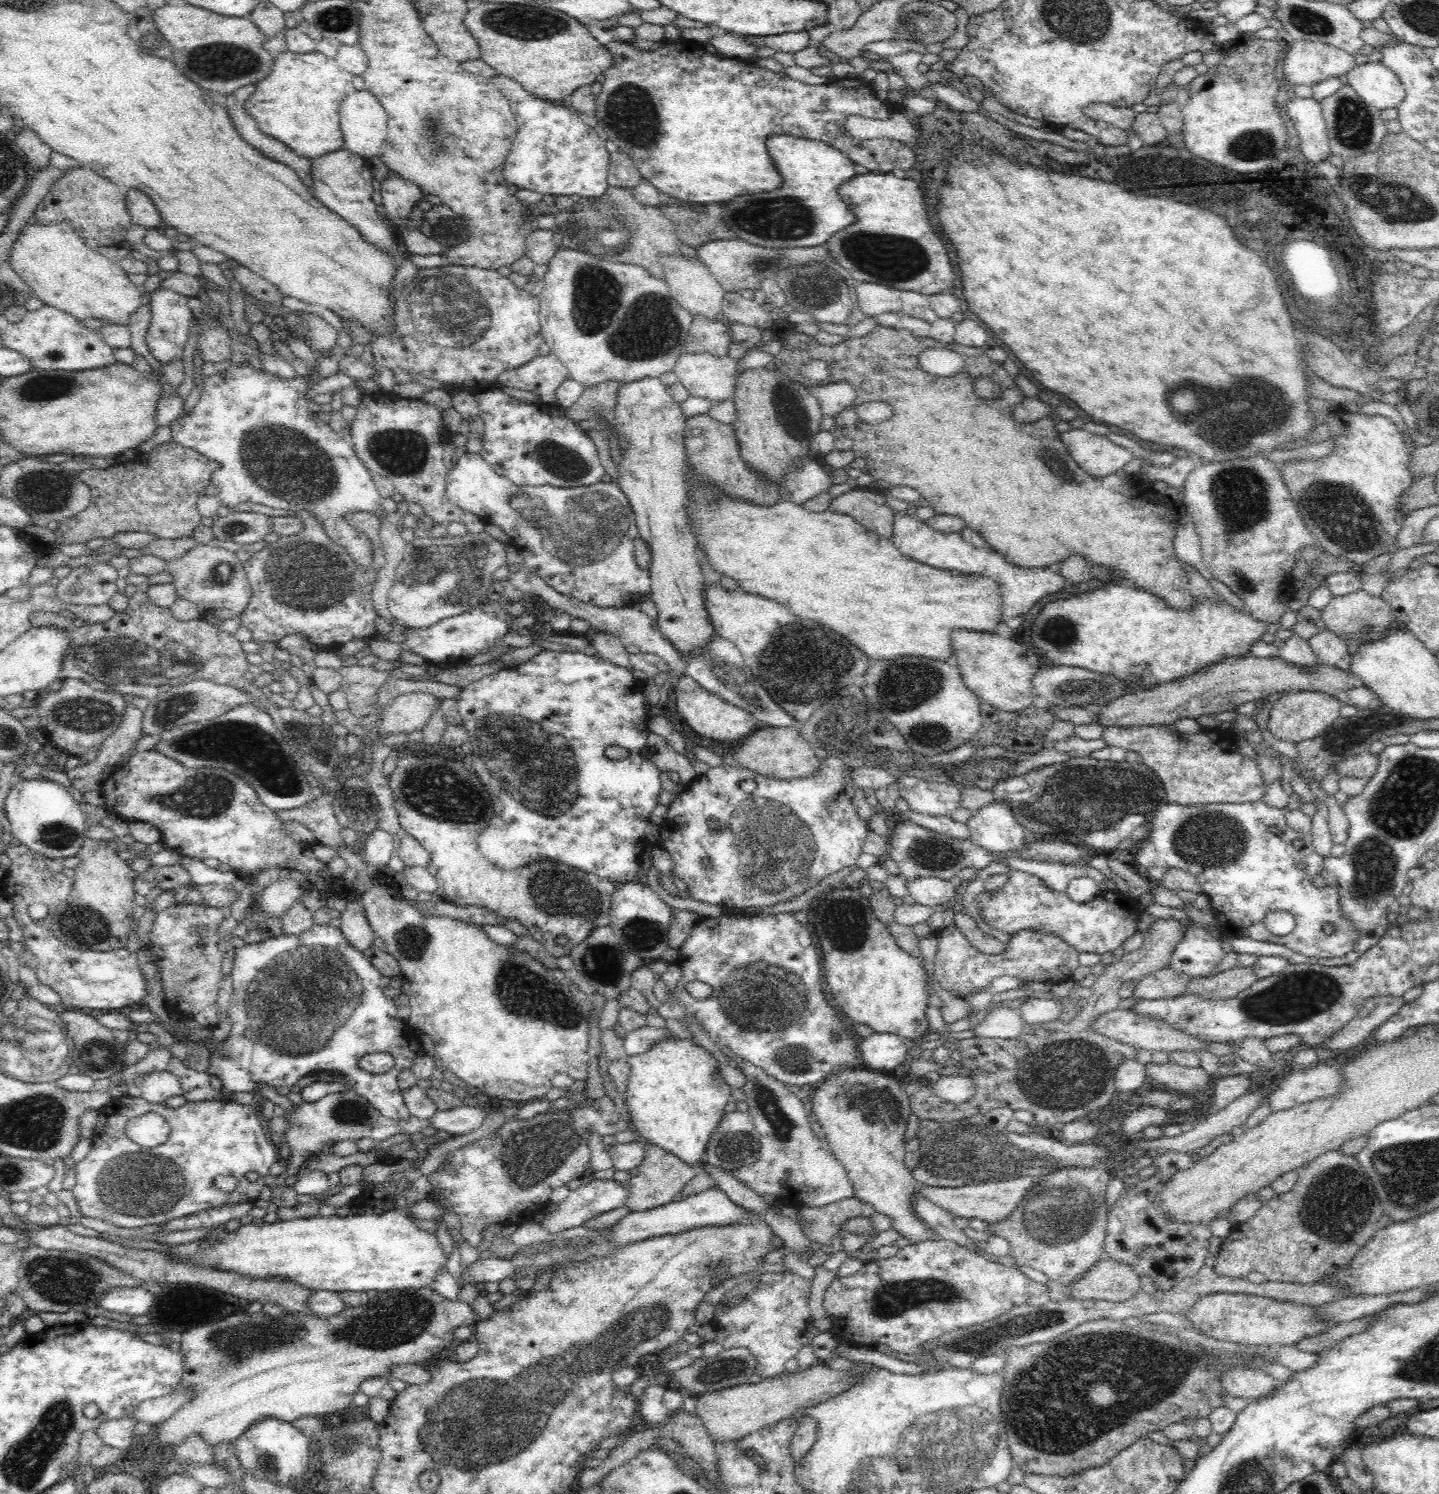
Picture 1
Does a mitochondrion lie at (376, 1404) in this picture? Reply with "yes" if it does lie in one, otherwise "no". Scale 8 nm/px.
no

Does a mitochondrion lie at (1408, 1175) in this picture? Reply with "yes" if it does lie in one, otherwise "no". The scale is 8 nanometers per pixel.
yes

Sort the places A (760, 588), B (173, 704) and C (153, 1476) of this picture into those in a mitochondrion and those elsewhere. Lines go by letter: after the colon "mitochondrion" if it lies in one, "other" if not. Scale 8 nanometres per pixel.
A: other
B: mitochondrion
C: other

